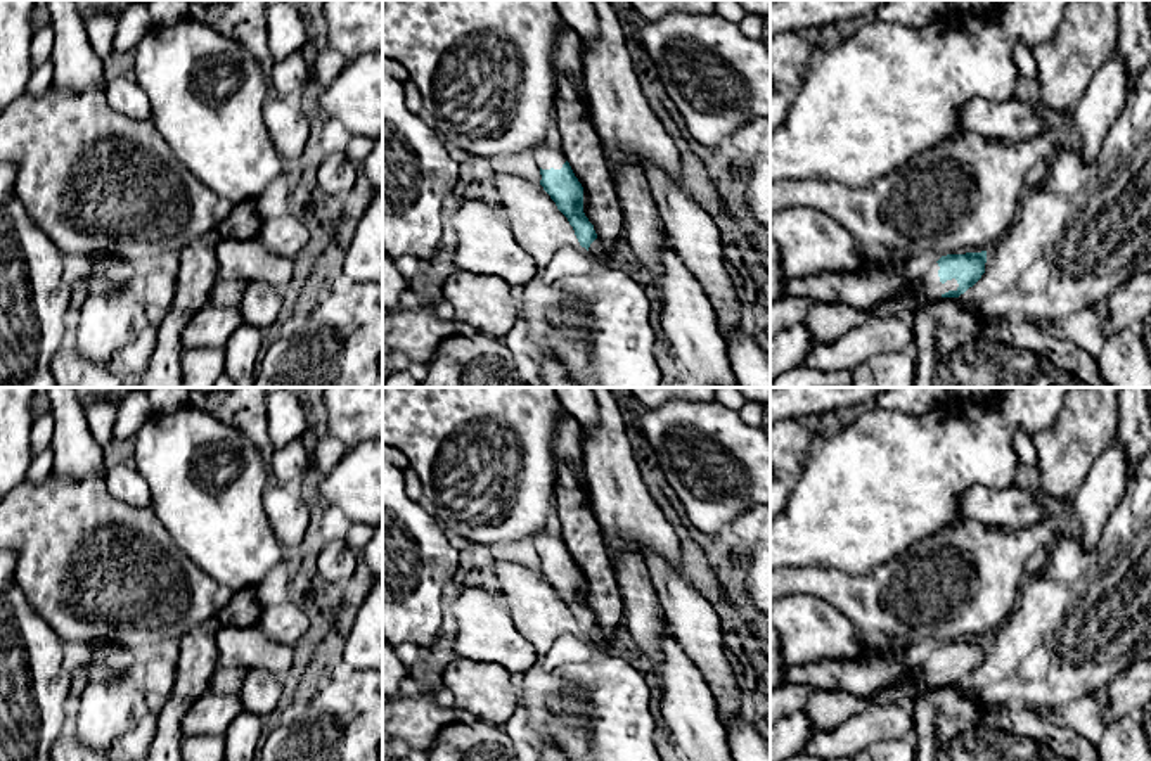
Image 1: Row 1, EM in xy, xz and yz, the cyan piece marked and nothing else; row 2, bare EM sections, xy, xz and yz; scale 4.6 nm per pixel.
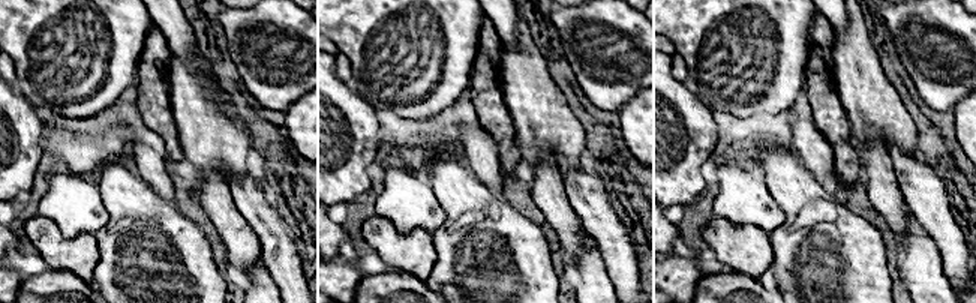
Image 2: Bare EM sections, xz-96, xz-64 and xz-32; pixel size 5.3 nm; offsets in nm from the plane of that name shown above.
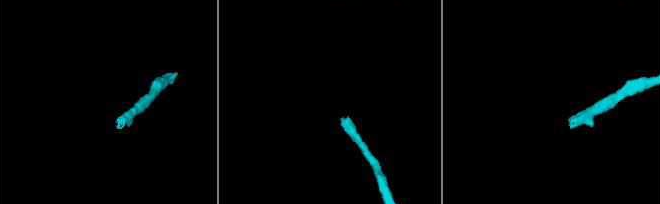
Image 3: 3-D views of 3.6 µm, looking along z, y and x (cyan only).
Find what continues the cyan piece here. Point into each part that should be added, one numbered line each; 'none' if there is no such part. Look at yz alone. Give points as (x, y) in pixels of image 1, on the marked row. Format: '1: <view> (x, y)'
1: yz (928, 287)

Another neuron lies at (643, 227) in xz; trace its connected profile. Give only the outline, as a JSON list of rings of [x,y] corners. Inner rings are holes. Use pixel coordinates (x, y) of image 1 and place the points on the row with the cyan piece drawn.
[[[632,161],[609,163],[623,209],[623,235],[644,270],[663,273],[663,223],[644,169]]]

